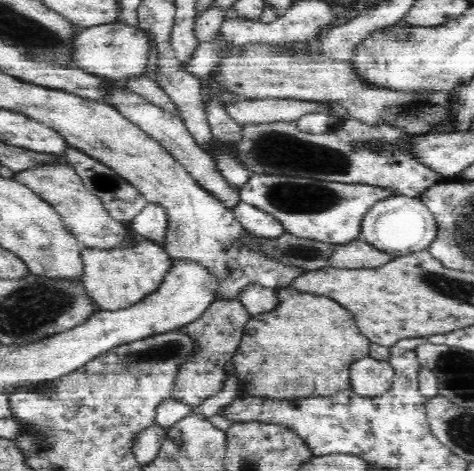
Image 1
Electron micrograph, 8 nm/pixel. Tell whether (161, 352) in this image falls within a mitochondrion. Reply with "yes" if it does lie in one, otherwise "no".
yes

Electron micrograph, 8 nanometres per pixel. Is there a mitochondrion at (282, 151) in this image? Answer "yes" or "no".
yes

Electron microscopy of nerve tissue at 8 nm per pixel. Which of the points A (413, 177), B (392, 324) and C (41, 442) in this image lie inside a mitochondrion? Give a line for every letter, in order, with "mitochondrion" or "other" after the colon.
A: other
B: other
C: mitochondrion

